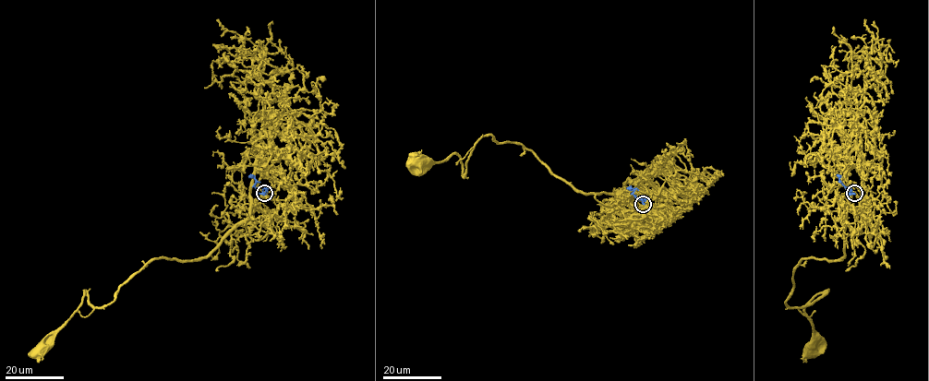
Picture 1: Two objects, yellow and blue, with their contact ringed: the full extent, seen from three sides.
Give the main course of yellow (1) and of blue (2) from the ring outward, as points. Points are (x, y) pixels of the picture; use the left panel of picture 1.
1: (265, 193), (265, 216), (249, 201), (249, 215), (206, 255), (154, 258), (101, 307), (85, 291), (39, 351)
2: (265, 193), (257, 191), (256, 181), (248, 175)

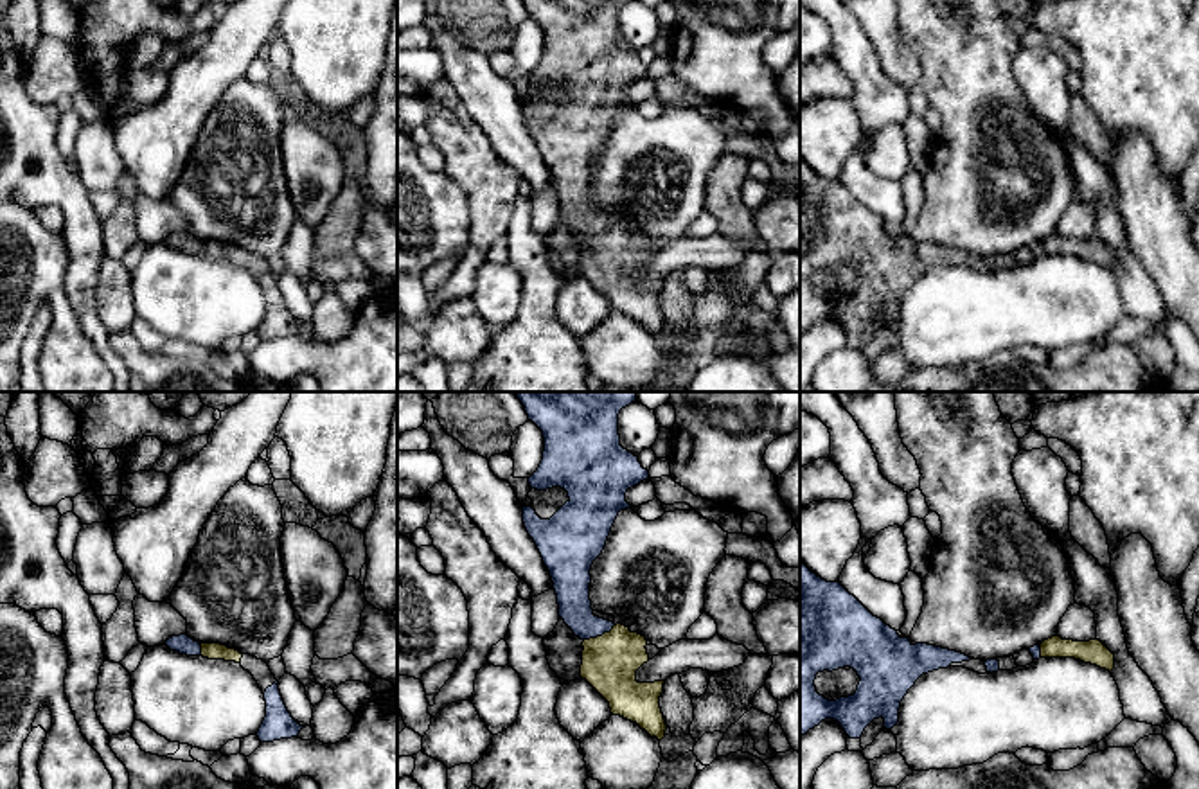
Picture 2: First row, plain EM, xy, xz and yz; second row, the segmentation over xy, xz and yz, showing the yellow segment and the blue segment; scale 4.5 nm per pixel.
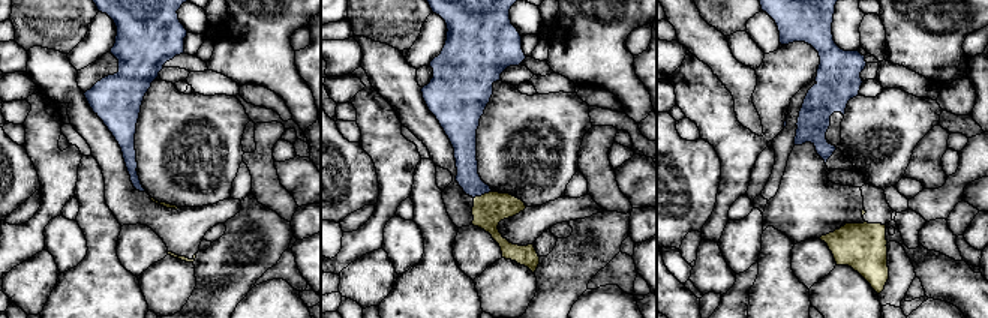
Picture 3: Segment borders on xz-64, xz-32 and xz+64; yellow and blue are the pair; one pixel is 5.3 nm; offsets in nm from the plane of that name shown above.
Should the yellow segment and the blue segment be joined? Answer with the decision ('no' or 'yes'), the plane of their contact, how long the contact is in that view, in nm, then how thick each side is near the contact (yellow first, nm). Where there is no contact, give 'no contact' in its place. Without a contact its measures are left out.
yes; contact in xz; length 150 nm; calibres 260 and 160 nm

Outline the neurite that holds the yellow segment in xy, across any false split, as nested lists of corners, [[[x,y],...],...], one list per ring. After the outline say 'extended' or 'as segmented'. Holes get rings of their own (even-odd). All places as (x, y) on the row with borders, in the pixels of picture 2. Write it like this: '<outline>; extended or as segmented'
[[[187,634],[173,636],[165,642],[165,645],[180,654],[203,656],[209,660],[225,660],[241,663],[243,658],[243,654],[235,649],[228,649],[226,645],[221,643],[200,643],[189,638]]]; extended

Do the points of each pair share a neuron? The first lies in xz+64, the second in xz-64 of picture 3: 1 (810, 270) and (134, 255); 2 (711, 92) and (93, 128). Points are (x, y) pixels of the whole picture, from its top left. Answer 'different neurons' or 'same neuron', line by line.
1: same neuron
2: different neurons

